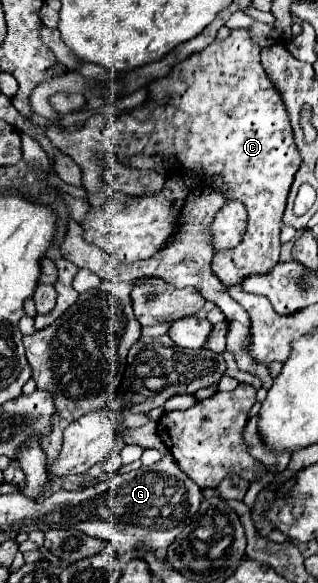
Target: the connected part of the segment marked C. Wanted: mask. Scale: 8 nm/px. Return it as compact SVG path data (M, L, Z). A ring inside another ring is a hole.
M248 28L232 30L228 38L214 40L202 52L196 52L178 66L174 66L168 76L150 82L146 100L140 106L132 108L130 112L120 114L110 126L106 114L92 114L80 130L66 132L55 126L43 128L54 146L76 160L76 164L82 169L83 186L90 192L92 192L92 182L100 178L102 171L98 156L108 153L109 150L115 150L121 162L134 155L158 155L164 160L174 158L176 168L180 166L182 172L200 170L202 172L200 178L212 182L212 186L224 194L226 202L230 200L242 202L248 212L246 232L242 242L236 248L214 252L212 258L212 270L222 284L226 286L240 284L246 274L264 274L266 270L272 270L272 266L278 262L282 246L280 226L286 208L286 198L302 158L294 144L294 134L280 92L266 76L260 64L260 46L252 40ZM226 172L232 172L232 180L226 176Z

